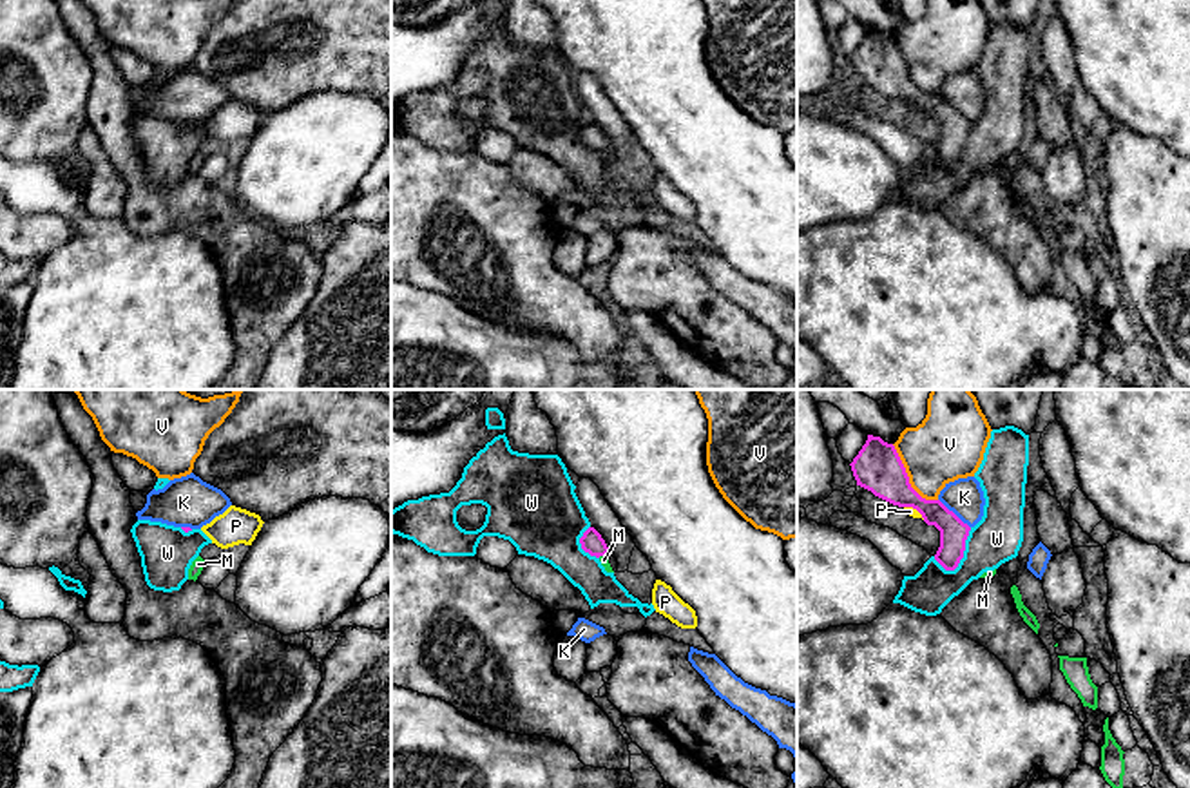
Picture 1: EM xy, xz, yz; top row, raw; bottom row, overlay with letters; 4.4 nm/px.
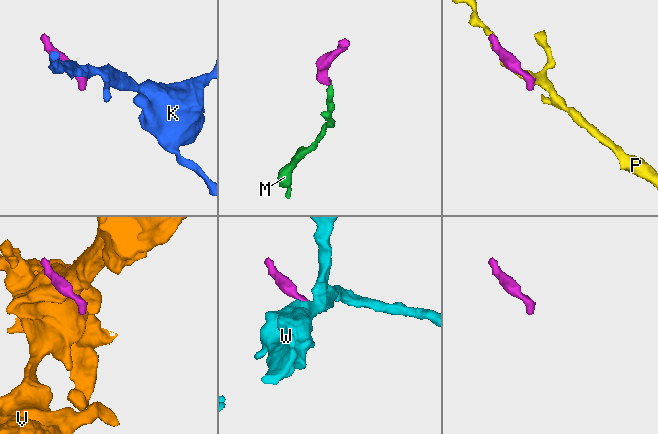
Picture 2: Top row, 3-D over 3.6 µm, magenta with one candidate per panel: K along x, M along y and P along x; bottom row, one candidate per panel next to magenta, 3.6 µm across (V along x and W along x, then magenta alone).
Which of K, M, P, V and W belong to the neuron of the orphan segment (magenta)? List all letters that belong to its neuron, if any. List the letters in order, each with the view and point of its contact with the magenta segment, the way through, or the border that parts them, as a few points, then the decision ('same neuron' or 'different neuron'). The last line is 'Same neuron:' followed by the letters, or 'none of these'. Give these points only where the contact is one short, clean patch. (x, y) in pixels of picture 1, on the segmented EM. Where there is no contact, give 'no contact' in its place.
K: contact yz (953, 513); border yz (939, 499), (969, 528); different neuron
M: contact xz (602, 555); way xz (591, 542), (602, 555), (604, 560); same neuron
P: contact yz (915, 508); different neuron
V: contact yz (908, 479); border yz (892, 444), (908, 482), (922, 497), (937, 500); different neuron
W: contact yz (962, 553); border yz (971, 528), (964, 557), (953, 569), (946, 571); different neuron
Same neuron: M

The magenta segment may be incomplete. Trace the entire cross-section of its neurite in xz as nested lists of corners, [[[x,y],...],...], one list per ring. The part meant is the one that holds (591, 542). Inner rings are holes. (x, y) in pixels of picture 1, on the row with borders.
[[[589,527],[583,533],[583,536],[580,538],[580,543],[585,553],[589,553],[590,556],[596,556],[601,562],[607,572],[614,572],[609,563],[609,547],[594,527]]]

